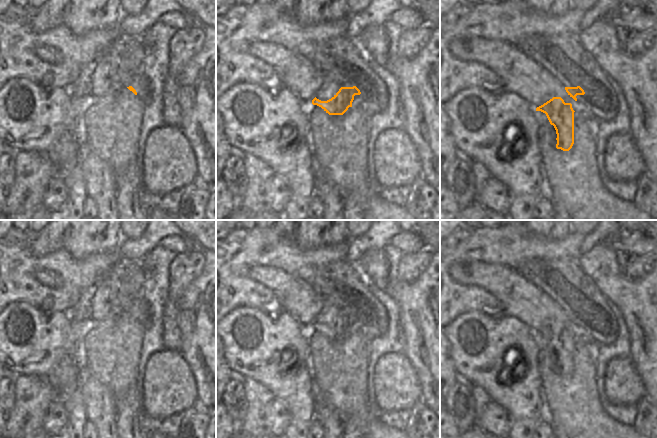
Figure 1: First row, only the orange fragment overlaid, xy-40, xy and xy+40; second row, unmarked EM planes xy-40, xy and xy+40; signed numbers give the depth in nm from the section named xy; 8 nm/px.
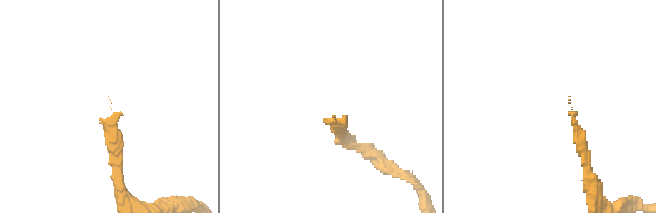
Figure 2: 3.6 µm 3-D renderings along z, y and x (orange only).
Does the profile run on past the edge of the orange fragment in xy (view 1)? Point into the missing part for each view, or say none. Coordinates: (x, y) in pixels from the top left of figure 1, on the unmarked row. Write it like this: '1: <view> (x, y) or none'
1: xy (329, 312)

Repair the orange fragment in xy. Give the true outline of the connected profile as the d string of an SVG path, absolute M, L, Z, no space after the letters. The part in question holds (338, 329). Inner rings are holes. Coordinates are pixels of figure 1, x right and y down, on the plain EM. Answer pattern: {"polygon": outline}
{"polygon": "M323 297L323 300L322 310L312 328L321 331L329 339L343 339L349 331L352 331L354 320L361 318L360 314L356 310L339 313L333 299Z"}

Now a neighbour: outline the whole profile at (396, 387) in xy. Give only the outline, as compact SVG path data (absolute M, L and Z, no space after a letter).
M387 353L374 366L374 402L383 411L411 409L422 399L422 388L405 353Z

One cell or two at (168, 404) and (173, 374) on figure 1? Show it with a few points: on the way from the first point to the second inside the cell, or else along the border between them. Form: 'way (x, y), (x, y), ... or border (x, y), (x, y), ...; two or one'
way (168, 397), (168, 381); one

